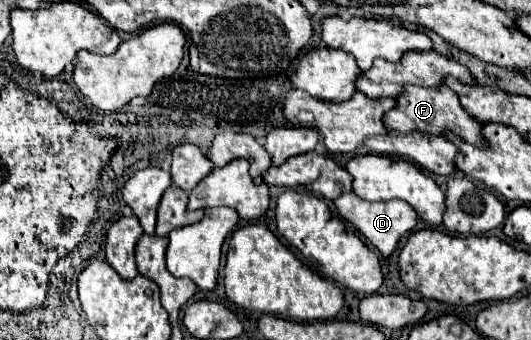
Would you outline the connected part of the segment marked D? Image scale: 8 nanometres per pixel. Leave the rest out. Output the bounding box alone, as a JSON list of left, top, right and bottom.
[334,193,418,257]

